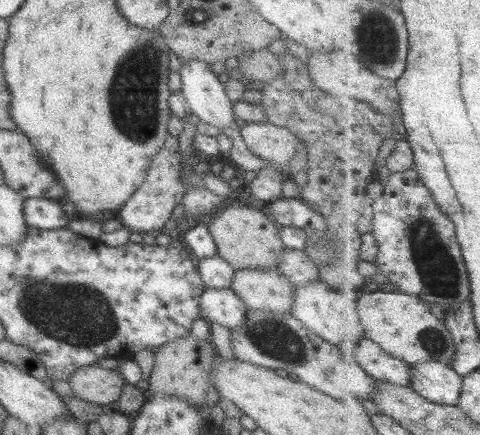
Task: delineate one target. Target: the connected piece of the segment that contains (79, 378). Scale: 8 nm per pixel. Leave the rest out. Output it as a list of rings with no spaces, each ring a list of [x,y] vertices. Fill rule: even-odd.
[[[97,364],[87,365],[71,373],[67,378],[72,396],[79,400],[110,408],[119,398],[124,378],[115,369],[101,368]]]

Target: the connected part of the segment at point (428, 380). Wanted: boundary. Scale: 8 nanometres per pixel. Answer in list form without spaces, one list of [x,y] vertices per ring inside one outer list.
[[[437,361],[410,365],[410,386],[437,404],[457,405],[464,378],[451,366]]]

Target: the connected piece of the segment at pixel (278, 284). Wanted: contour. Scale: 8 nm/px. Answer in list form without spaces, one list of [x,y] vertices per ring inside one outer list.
[[[277,268],[237,269],[228,286],[249,310],[291,316],[293,285]]]

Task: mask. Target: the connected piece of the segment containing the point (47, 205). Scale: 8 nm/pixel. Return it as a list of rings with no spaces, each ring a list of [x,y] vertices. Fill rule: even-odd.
[[[26,198],[22,204],[23,220],[27,227],[41,230],[63,228],[71,220],[61,209],[59,200]]]

